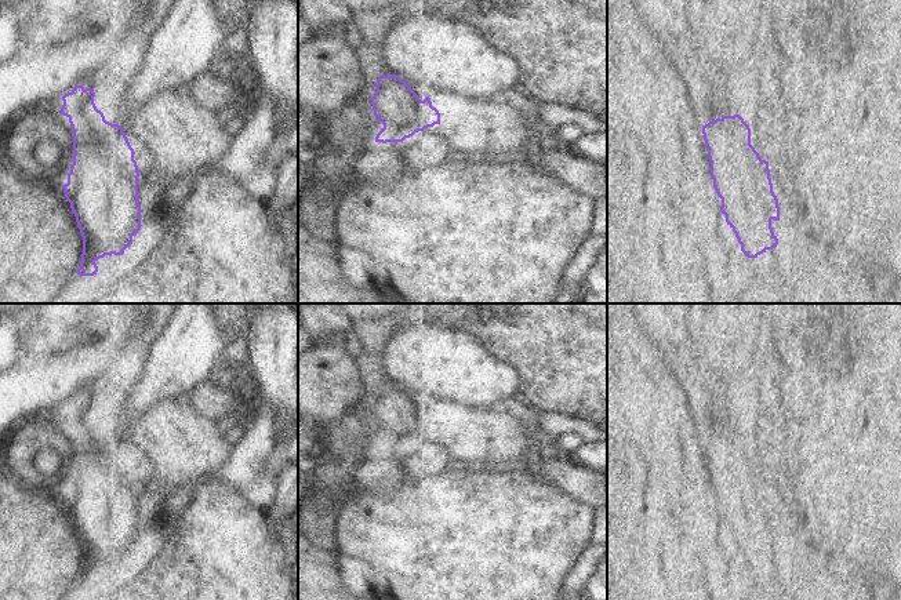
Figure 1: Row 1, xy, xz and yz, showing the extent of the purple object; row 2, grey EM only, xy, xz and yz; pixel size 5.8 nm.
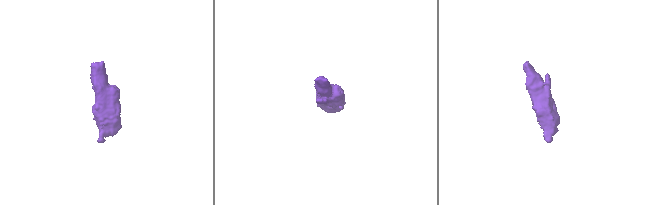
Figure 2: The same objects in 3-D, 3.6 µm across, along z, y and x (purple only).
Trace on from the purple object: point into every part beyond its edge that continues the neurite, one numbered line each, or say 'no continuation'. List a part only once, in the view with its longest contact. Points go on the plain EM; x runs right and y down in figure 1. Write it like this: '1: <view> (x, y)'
no continuation

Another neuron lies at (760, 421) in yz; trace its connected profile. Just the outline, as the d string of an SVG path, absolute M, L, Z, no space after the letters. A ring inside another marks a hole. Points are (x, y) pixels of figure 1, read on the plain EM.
M755 399L741 407L740 425L751 437L751 454L769 470L774 463L774 443L782 441L780 410Z

